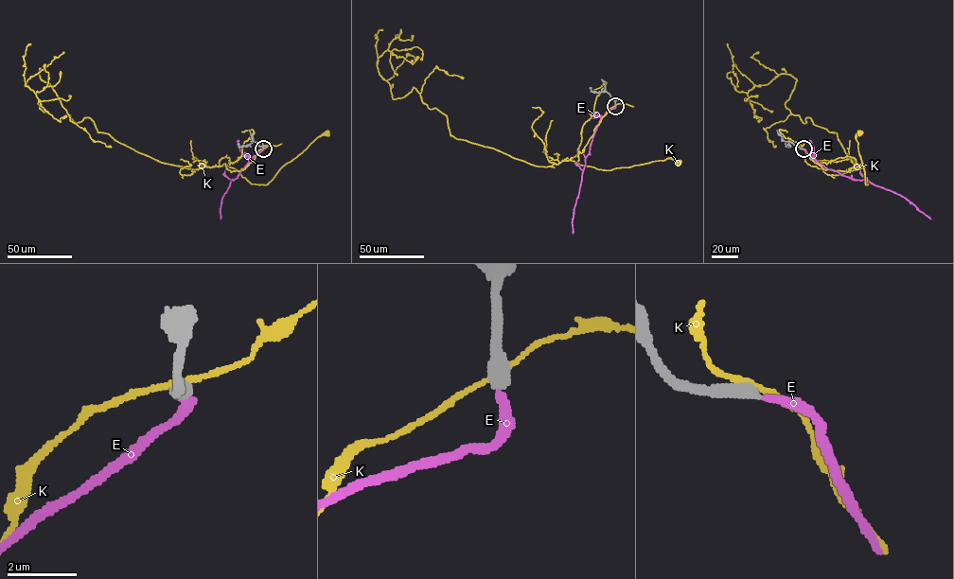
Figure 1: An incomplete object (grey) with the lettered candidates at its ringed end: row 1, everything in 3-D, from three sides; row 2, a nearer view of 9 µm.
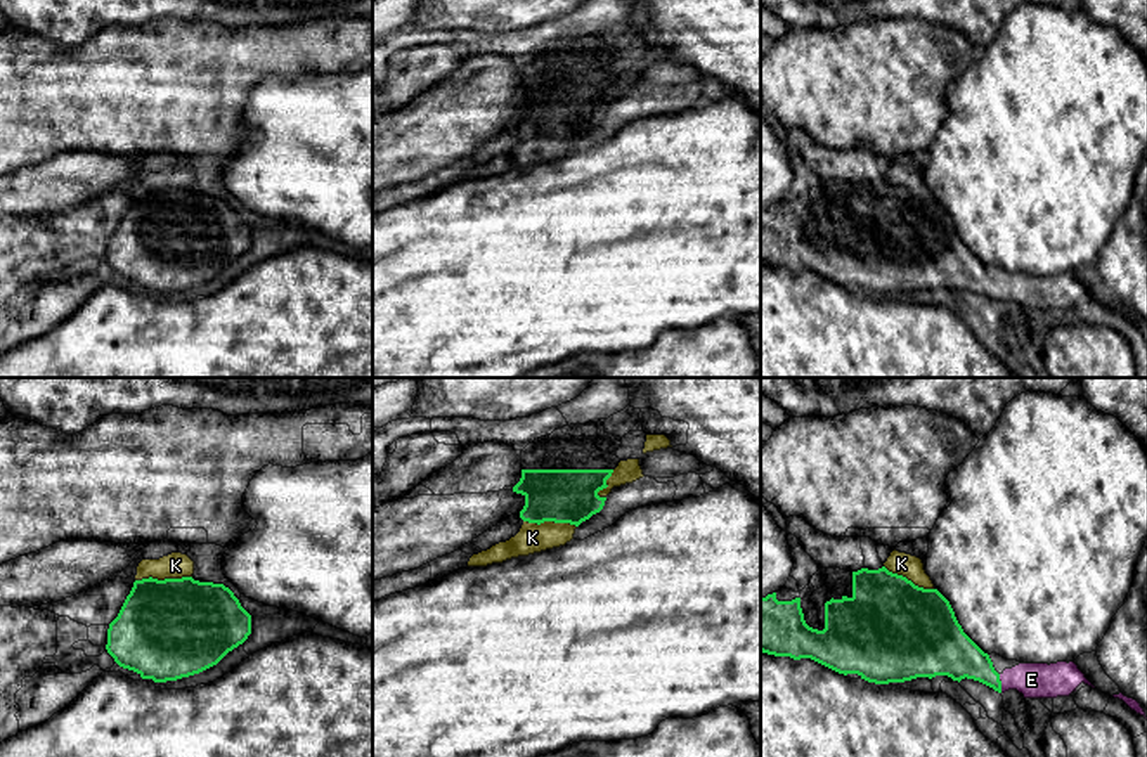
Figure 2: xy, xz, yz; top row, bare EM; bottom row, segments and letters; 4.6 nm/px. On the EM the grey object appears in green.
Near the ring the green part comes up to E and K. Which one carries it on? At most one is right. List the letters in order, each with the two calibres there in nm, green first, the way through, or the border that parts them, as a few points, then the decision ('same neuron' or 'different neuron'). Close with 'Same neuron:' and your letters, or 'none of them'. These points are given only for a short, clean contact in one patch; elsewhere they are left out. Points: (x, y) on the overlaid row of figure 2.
E: 200/160 nm | across yz (955, 655), (976, 664), (1000, 683), (1031, 679) | same neuron
K: 460/120 nm | along xy (191, 575), (142, 577), (136, 581) | different neuron
Same neuron: E

